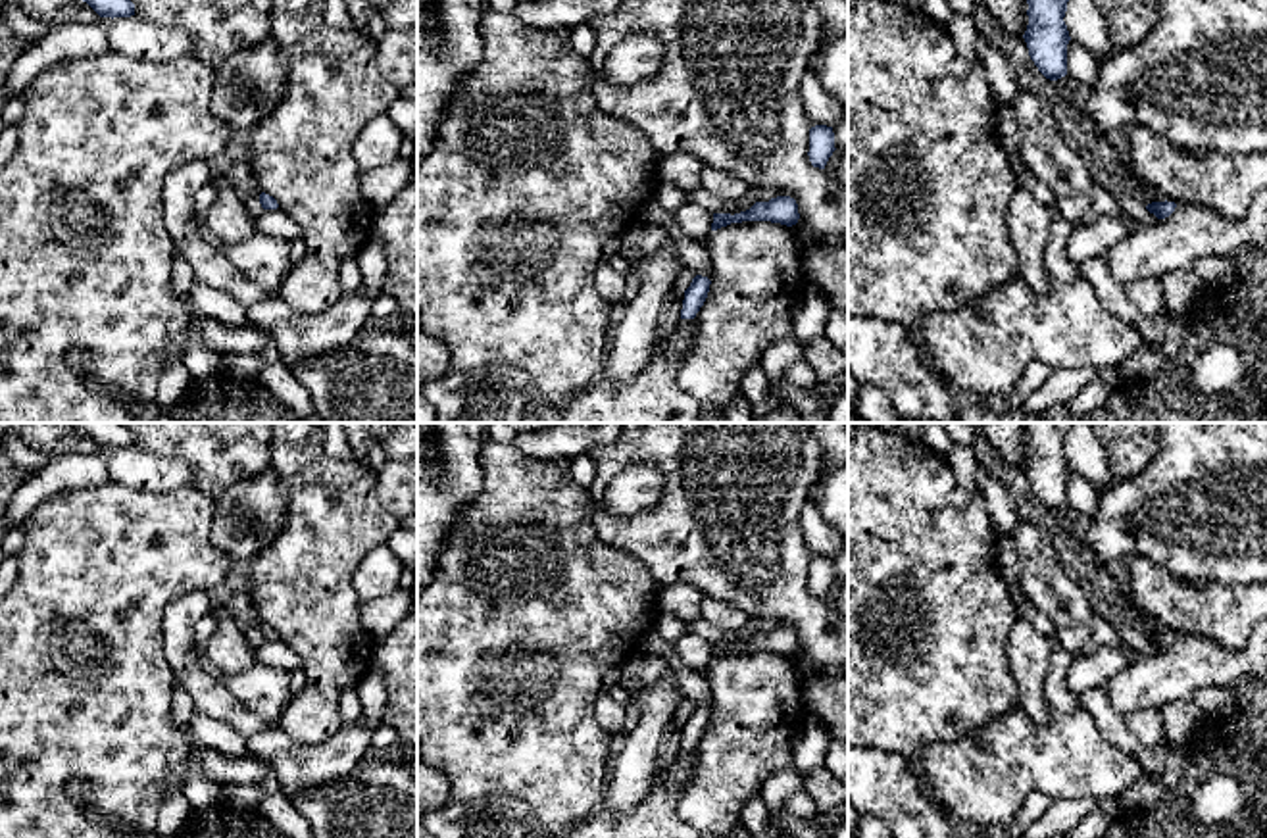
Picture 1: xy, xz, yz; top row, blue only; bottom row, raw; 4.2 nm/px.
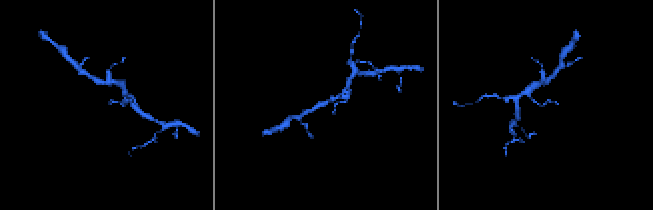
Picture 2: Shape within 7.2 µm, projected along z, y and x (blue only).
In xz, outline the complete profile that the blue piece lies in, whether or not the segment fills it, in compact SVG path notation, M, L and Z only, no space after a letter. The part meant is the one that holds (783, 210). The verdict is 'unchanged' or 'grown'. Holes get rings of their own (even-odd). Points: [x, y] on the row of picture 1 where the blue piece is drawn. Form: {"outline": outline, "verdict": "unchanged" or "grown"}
{"outline": "M777 196L769 202L756 202L750 210L740 213L713 213L711 231L717 231L721 227L727 227L731 223L742 223L742 221L771 221L781 223L786 227L796 225L800 219L798 204L790 196Z", "verdict": "unchanged"}

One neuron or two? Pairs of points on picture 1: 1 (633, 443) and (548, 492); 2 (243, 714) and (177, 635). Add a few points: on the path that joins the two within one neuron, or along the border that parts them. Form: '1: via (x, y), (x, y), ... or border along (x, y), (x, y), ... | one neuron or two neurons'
1: border along (585, 489), (591, 500), (591, 525), (596, 533) | two neurons
2: via (220, 702), (179, 658) | one neuron

